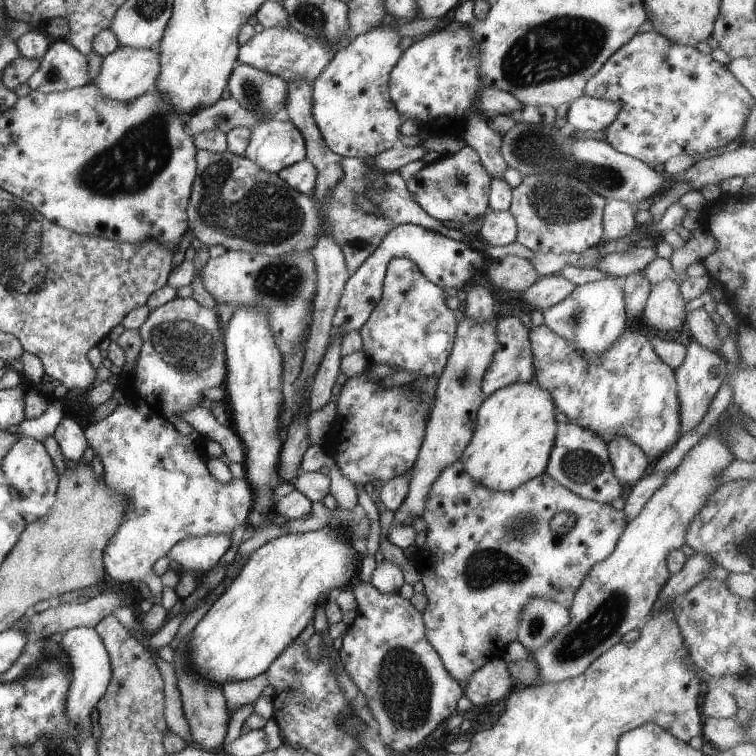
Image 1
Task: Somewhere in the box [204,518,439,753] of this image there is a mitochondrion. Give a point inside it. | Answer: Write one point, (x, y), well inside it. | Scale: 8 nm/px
(404, 686)

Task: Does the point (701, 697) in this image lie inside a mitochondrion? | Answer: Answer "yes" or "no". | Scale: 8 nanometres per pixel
no

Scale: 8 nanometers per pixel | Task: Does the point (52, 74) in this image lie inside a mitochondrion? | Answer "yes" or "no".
yes

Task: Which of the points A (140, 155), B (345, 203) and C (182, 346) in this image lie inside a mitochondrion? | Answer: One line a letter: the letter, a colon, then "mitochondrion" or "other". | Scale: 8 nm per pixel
A: mitochondrion
B: other
C: mitochondrion

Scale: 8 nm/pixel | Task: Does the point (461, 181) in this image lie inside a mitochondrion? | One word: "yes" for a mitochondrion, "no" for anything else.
no

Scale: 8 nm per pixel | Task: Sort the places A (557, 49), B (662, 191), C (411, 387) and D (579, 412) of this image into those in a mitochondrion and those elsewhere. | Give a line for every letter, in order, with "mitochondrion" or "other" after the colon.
A: mitochondrion
B: other
C: other
D: other

